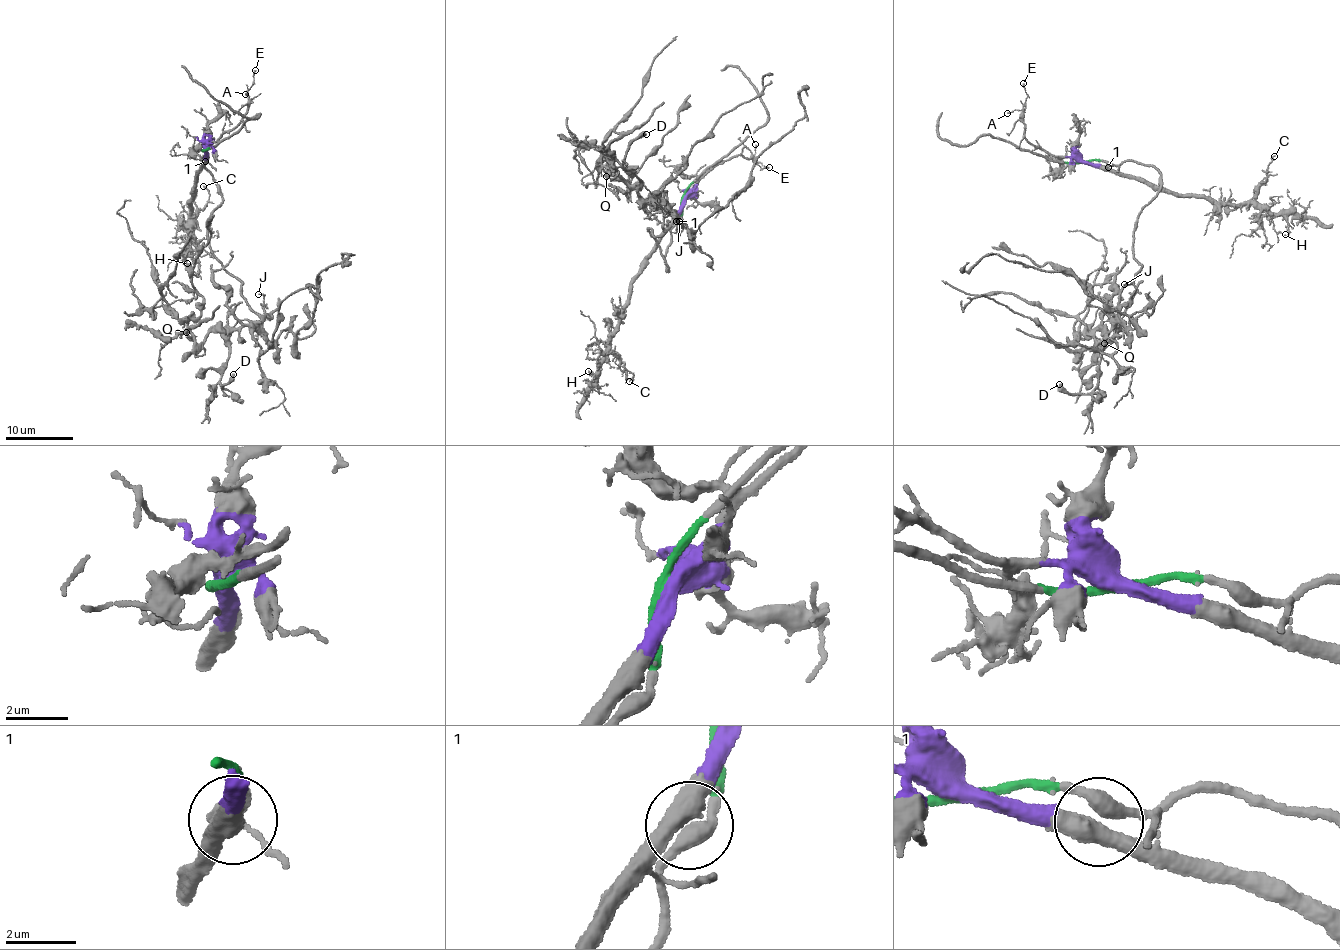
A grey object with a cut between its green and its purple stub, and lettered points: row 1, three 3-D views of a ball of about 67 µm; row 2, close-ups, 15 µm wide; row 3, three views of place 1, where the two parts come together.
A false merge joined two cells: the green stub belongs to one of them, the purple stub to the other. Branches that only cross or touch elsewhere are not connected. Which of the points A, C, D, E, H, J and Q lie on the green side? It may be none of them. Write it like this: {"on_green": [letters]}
{"on_green": ["D", "J", "Q"]}

